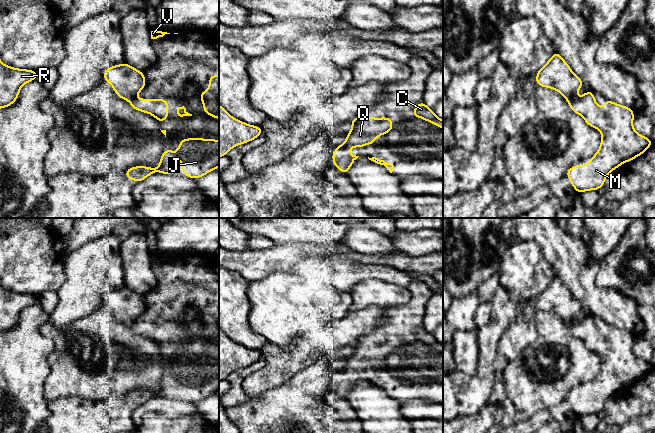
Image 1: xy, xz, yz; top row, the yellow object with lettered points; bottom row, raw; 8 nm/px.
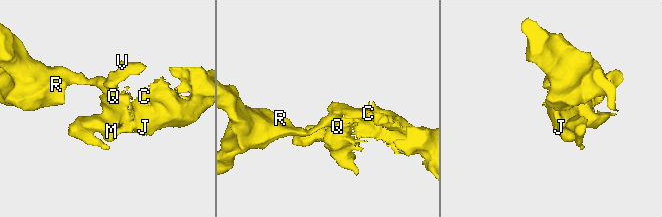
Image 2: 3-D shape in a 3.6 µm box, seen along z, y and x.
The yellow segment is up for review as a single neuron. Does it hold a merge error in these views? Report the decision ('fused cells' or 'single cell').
fused cells

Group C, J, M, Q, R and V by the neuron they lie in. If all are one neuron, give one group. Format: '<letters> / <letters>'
C J M Q / R V

